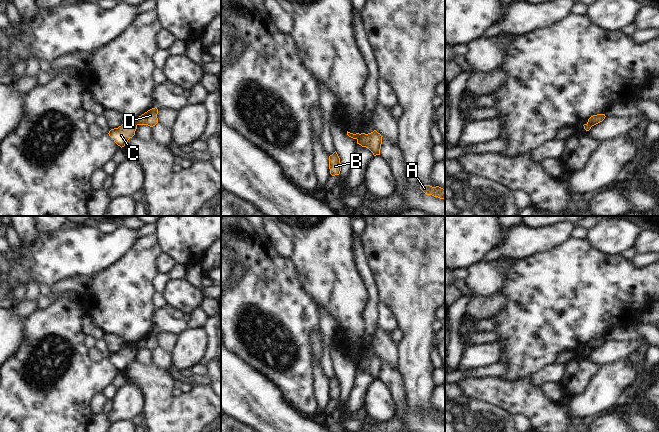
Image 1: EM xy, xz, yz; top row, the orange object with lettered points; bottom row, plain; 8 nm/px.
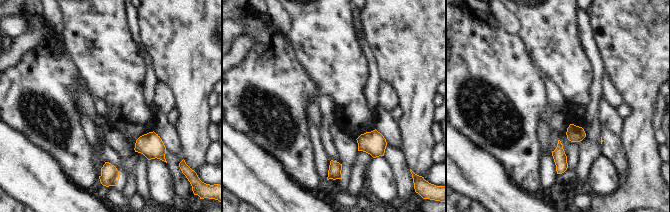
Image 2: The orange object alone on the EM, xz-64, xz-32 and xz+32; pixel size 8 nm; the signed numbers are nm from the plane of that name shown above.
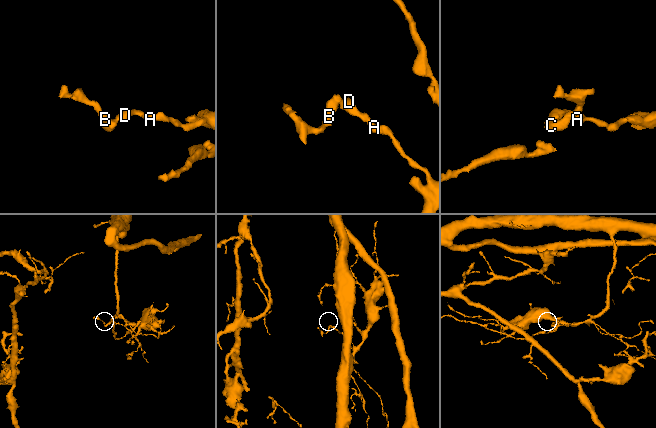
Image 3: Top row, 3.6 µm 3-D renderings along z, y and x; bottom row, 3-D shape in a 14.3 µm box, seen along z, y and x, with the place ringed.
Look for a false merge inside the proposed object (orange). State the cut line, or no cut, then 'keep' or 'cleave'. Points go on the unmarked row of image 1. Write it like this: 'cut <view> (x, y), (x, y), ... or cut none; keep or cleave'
cut xy (133, 346), (137, 348); cleave

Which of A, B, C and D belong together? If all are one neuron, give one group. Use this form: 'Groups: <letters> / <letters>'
Groups: A D / B C

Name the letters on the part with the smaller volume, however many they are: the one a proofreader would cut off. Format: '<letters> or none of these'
B, C

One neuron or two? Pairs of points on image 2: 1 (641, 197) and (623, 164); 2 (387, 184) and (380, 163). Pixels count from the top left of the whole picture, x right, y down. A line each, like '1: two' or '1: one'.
1: two
2: one

